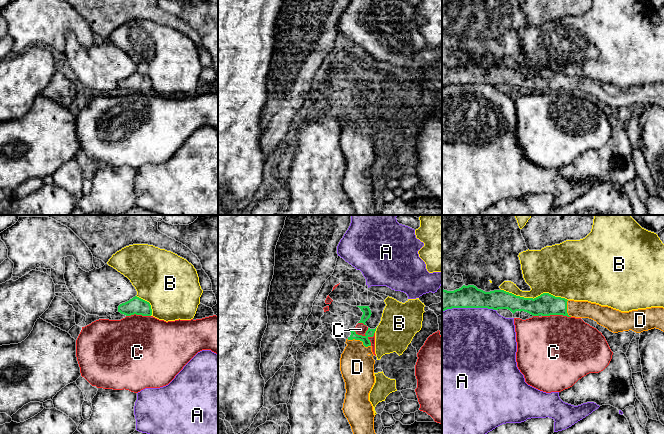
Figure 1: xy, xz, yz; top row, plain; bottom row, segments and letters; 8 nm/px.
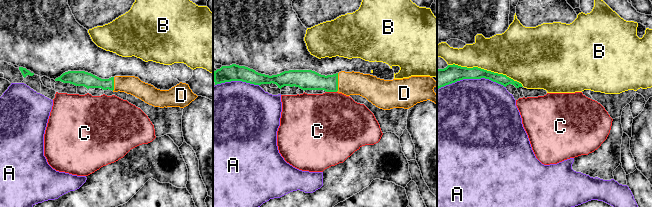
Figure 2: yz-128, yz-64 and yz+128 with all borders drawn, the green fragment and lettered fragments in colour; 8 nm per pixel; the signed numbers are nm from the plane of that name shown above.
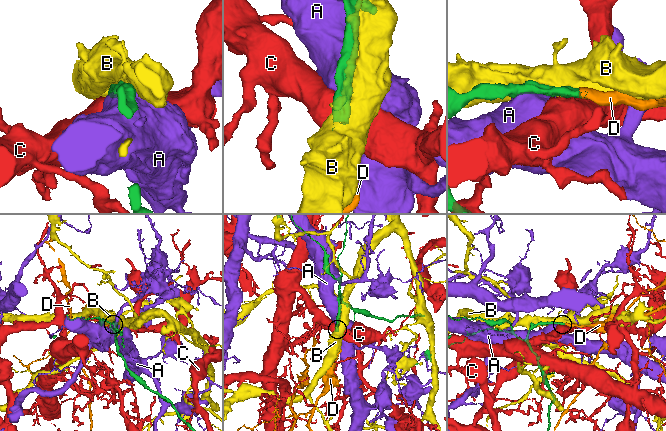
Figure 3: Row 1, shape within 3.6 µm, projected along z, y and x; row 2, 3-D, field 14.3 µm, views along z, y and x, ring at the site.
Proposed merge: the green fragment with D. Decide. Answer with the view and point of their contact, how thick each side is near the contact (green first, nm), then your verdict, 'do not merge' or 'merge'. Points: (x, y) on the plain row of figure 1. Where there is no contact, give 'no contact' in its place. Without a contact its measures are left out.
xz (359, 115) | 60/280 nm | merge

